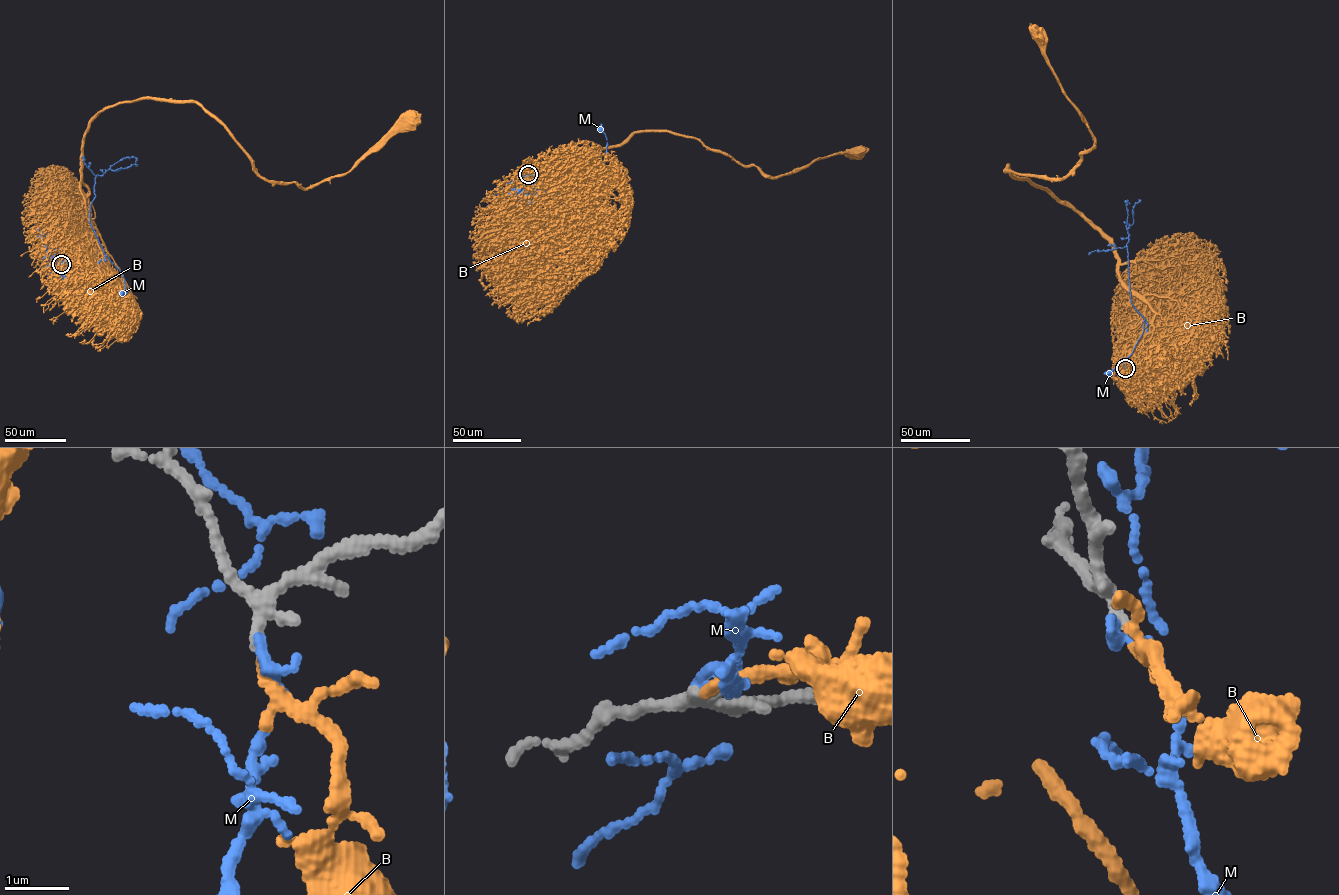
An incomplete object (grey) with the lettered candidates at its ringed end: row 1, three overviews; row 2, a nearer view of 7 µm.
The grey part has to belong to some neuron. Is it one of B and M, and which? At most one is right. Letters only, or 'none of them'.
B

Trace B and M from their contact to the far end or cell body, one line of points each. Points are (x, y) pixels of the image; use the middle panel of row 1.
B: (528, 174), (556, 222), (534, 215), (520, 236), (523, 210), (638, 132), (687, 135), (775, 177), (854, 151)
M: (528, 174), (533, 188), (567, 194), (576, 200), (547, 209), (540, 237), (561, 249), (580, 249)

